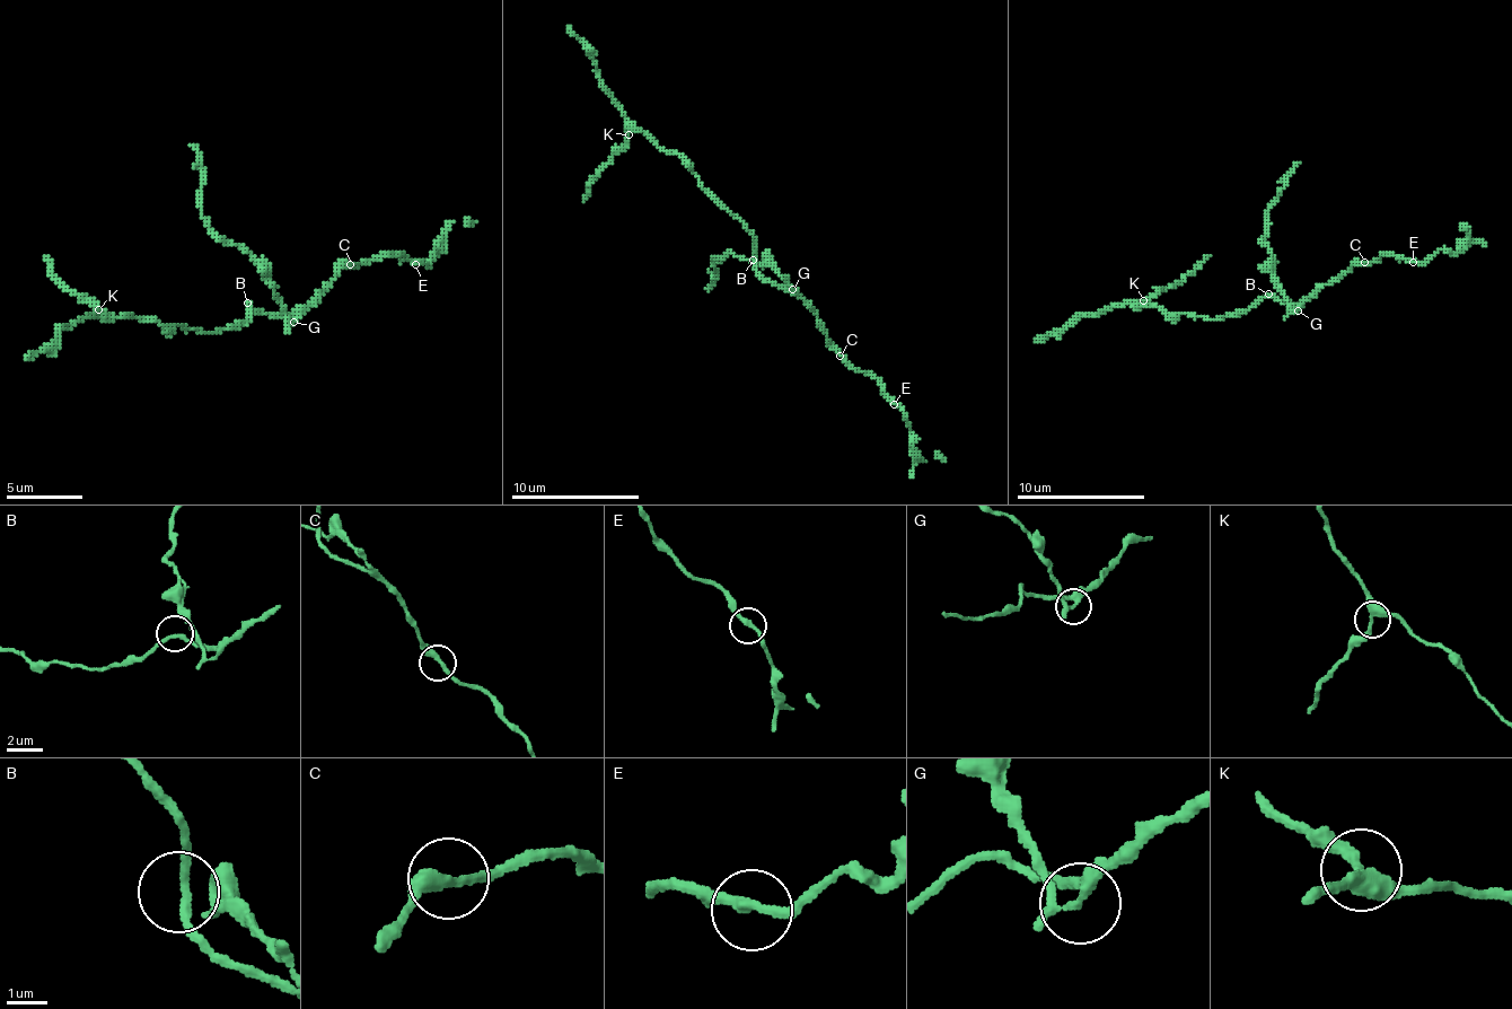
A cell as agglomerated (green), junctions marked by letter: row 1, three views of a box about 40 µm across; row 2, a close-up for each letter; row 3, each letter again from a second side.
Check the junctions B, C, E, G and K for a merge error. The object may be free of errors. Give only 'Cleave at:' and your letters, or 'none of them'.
Cleave at: G

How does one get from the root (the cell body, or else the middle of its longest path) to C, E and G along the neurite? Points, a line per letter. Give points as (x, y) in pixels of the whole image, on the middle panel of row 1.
C: (756, 260), (756, 269), (766, 279), (791, 288), (805, 301), (840, 356)
E: (756, 260), (756, 269), (766, 279), (791, 288), (817, 317), (827, 340), (855, 368), (869, 371), (894, 404)
G: (756, 260), (756, 269), (766, 279), (791, 288)

